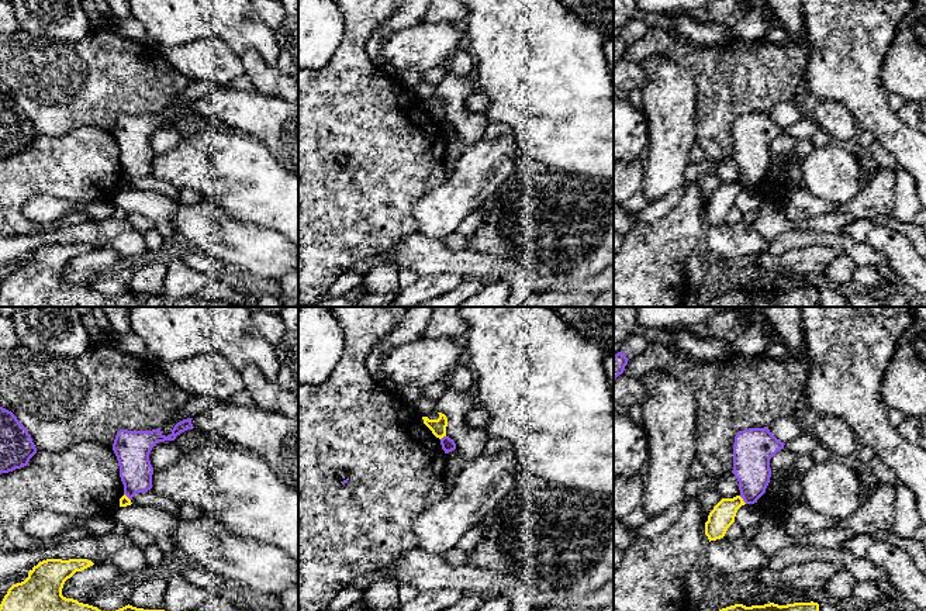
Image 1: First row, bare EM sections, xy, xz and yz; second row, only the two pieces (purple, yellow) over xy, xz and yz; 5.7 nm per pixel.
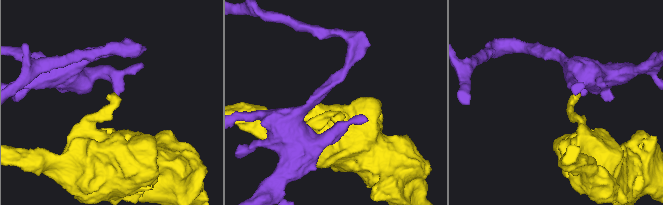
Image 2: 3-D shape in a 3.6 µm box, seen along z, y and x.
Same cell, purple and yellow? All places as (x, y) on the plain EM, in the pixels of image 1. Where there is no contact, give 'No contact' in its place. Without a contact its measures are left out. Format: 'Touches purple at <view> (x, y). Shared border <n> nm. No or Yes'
Touches purple at yz (743, 185). Shared border 60 nm. No

